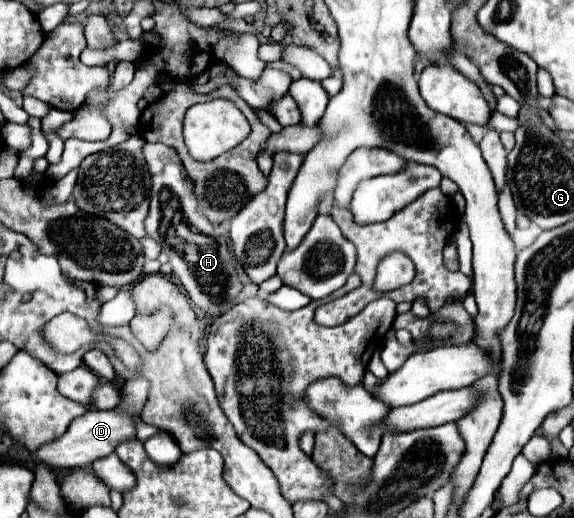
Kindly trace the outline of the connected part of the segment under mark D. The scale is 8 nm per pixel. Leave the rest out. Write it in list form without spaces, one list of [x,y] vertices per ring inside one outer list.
[[[120,407],[110,409],[110,411],[102,411],[102,409],[92,409],[88,413],[84,413],[82,417],[74,419],[68,427],[68,431],[58,437],[56,441],[42,445],[36,451],[36,457],[42,459],[44,463],[50,463],[52,467],[60,467],[60,469],[74,469],[74,467],[90,467],[94,459],[98,457],[108,457],[110,453],[114,453],[114,449],[128,439],[136,439],[136,421],[140,419],[140,415],[130,415],[126,411],[122,411]]]

